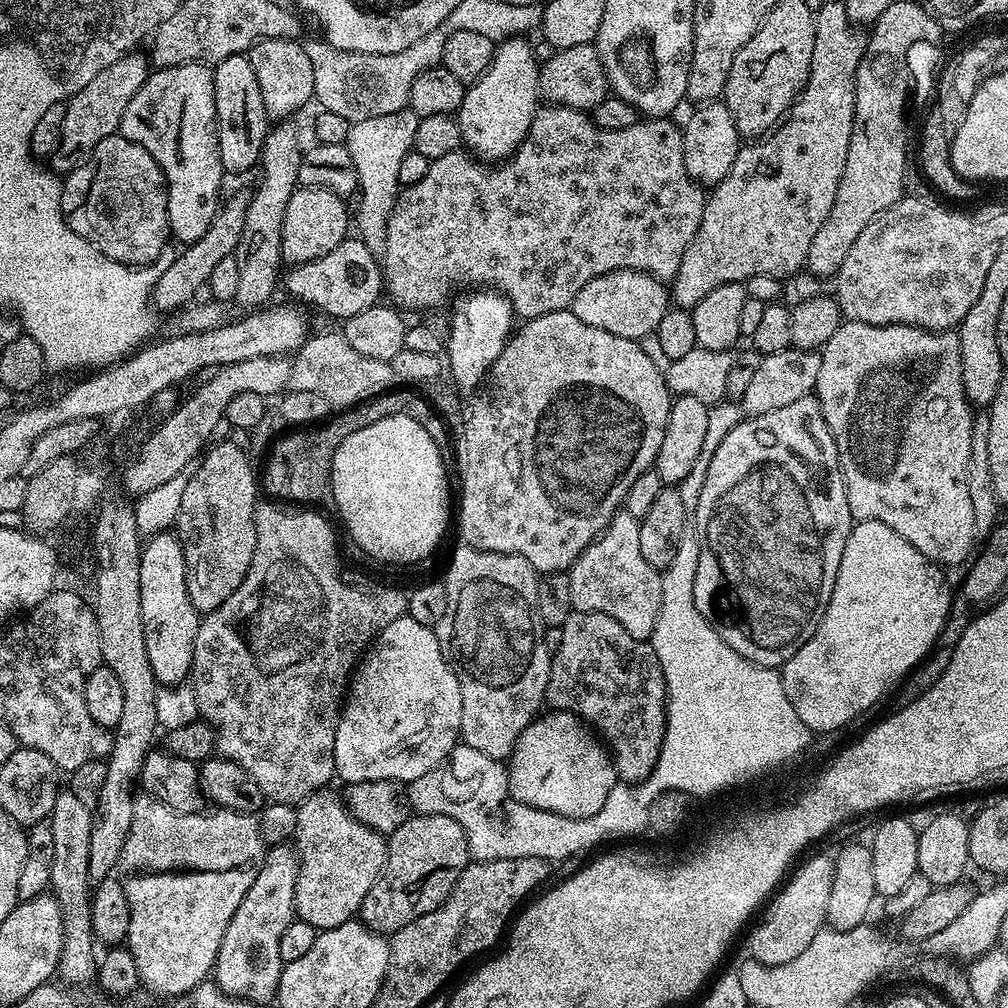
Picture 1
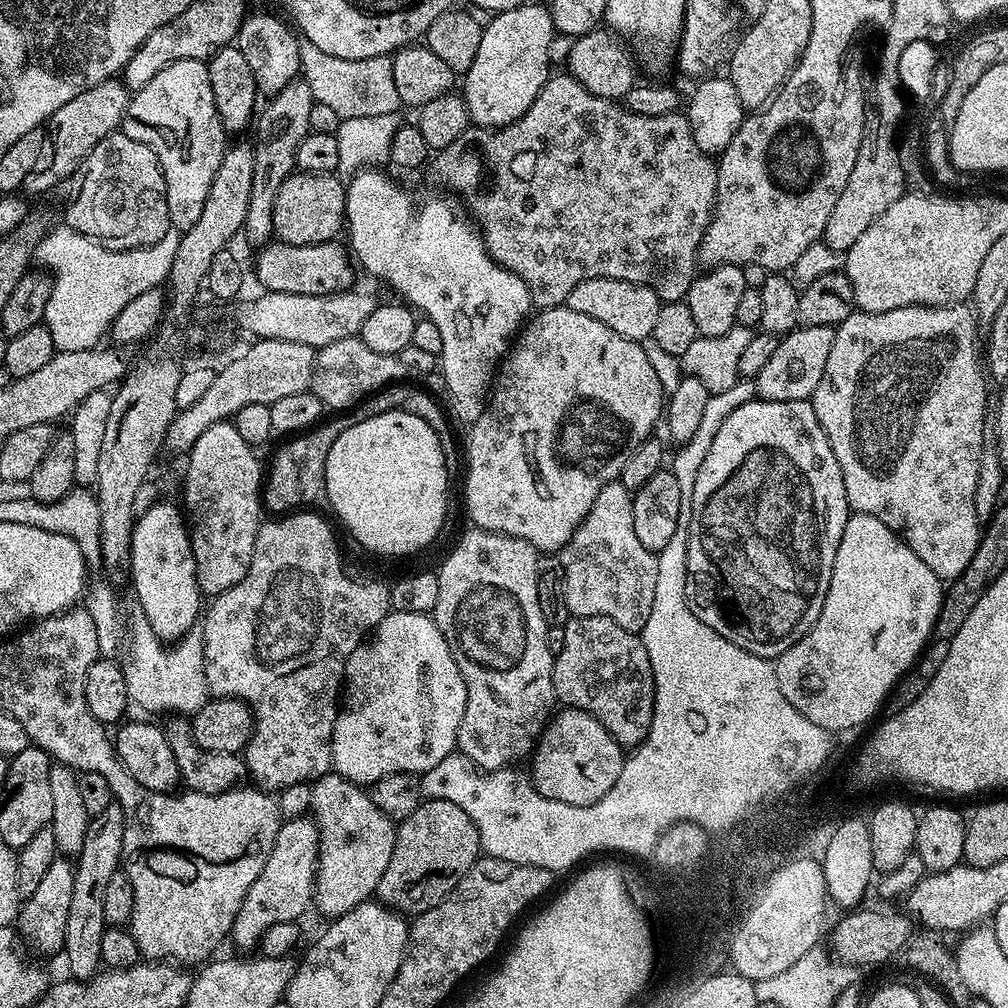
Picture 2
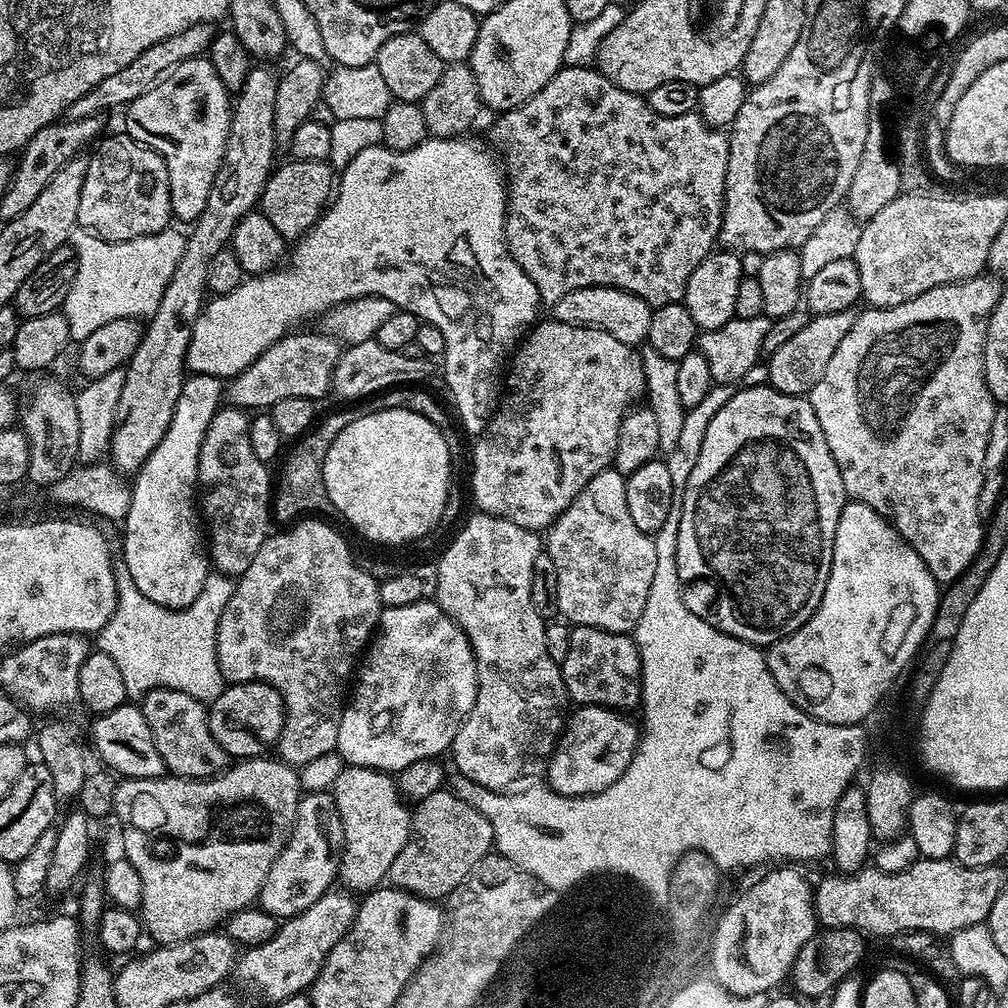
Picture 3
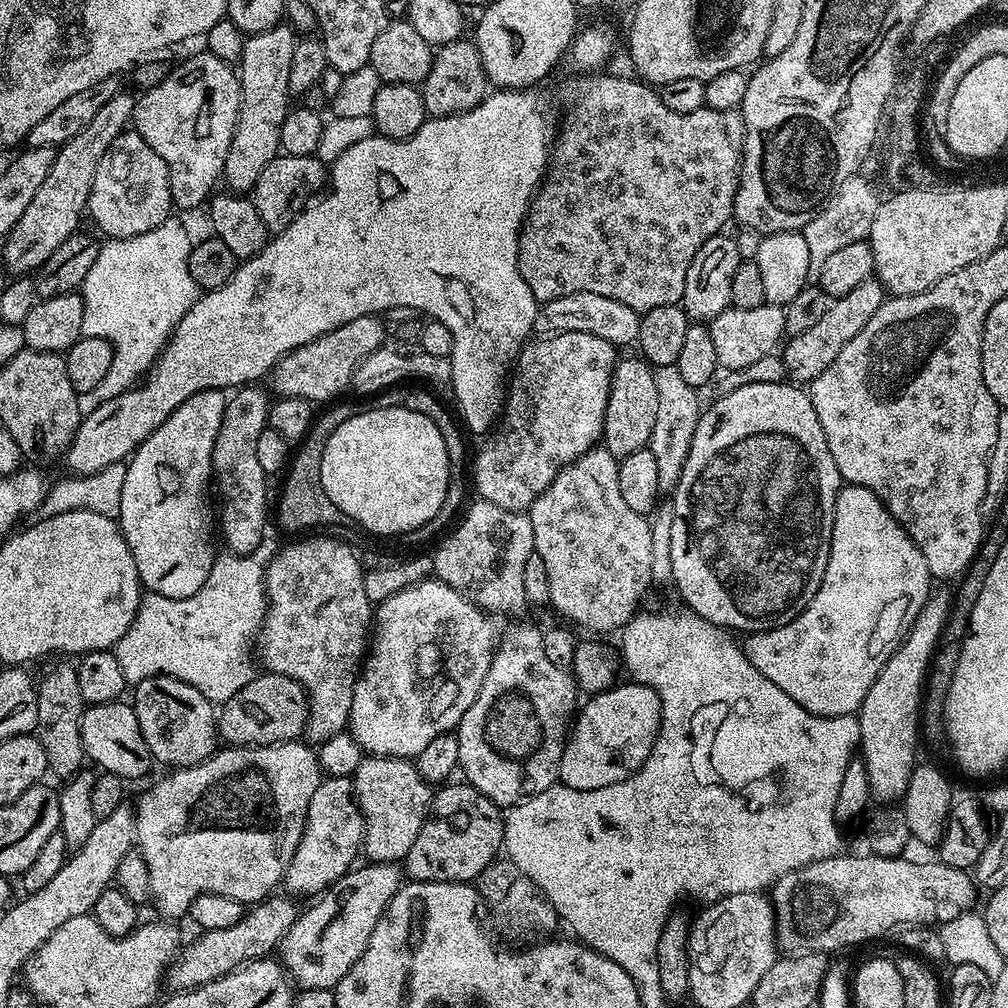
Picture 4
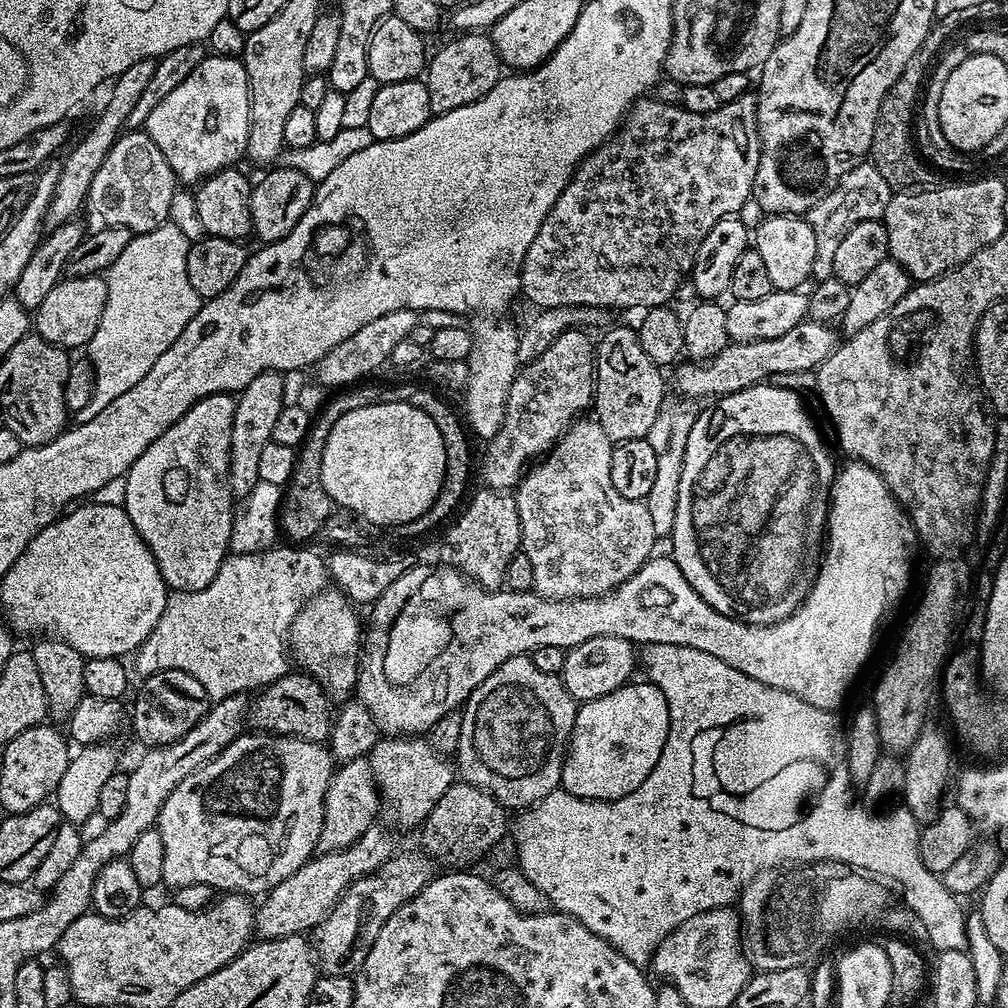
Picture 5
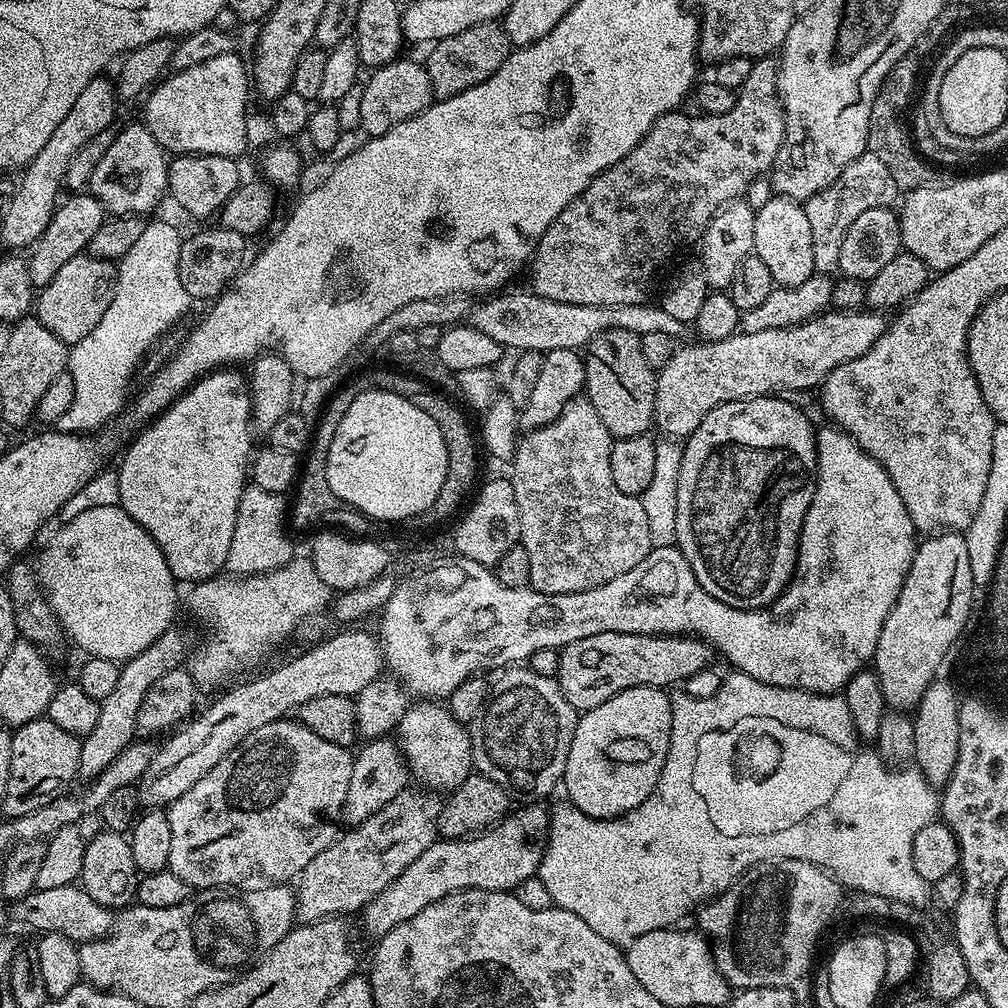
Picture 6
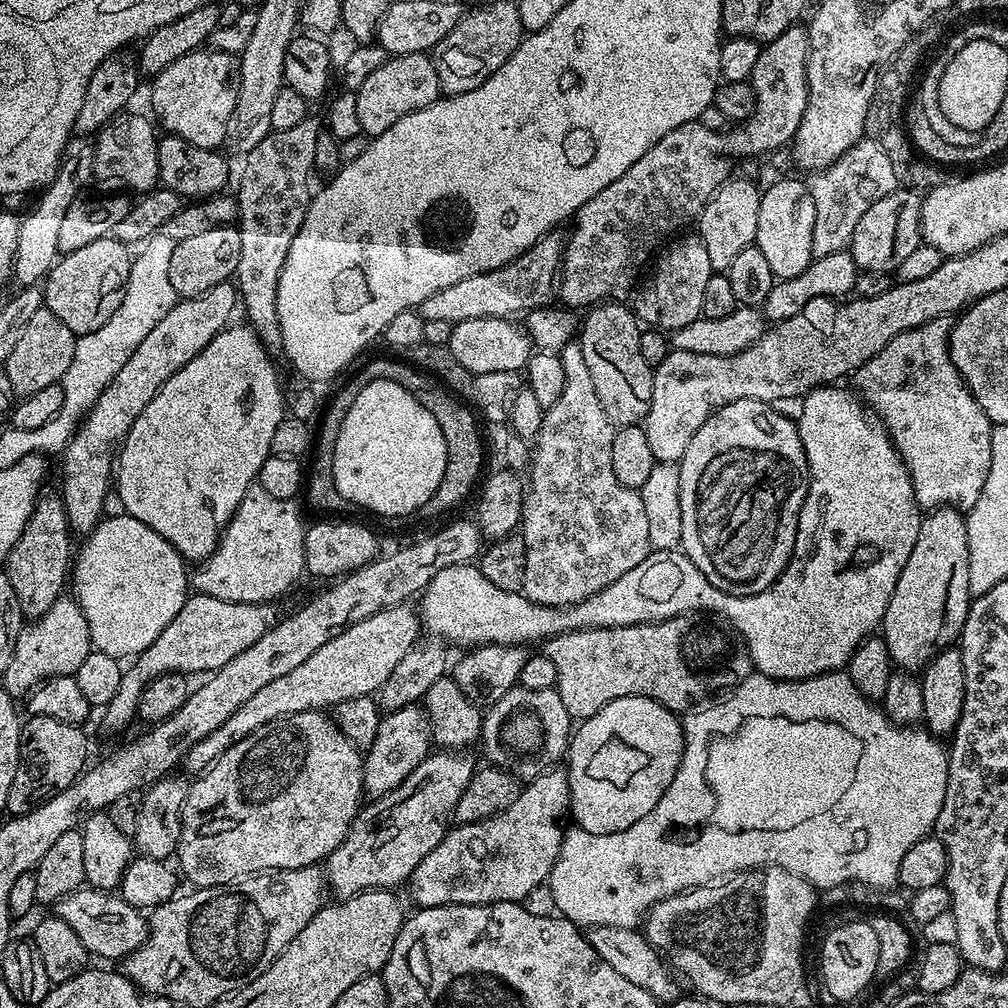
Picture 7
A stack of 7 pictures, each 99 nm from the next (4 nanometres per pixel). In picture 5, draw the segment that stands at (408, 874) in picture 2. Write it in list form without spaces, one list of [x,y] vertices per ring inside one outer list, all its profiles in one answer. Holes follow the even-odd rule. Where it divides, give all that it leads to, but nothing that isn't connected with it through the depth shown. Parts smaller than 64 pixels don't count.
[[[453,782],[450,790],[446,790],[446,794],[442,794],[442,798],[438,798],[438,802],[434,802],[434,810],[430,810],[430,814],[424,820],[422,831],[419,833],[423,851],[437,865],[445,864],[443,867],[448,870],[464,870],[475,860],[480,860],[500,839],[504,836],[504,831],[509,831],[510,816],[504,805],[497,802],[496,799],[485,792],[484,789],[474,786],[467,782]]]

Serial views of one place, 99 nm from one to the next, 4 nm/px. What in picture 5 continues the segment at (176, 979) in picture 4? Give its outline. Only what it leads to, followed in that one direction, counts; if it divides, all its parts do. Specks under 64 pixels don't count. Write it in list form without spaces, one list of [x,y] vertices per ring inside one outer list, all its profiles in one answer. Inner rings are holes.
[[[381,826],[367,828],[348,848],[338,852],[313,855],[286,882],[278,882],[255,909],[255,935],[260,940],[273,940],[311,933],[332,912],[344,891],[356,880],[377,872],[397,851],[398,845]]]

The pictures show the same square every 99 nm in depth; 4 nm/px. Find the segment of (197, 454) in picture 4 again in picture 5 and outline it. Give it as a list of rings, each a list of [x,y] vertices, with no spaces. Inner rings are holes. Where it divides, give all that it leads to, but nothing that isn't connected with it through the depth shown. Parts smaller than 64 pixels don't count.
[[[219,392],[202,398],[174,426],[170,426],[130,466],[124,476],[125,500],[122,505],[134,530],[147,546],[165,584],[178,592],[197,592],[210,582],[230,552],[234,497],[228,485],[230,462],[230,430],[234,422],[235,399],[229,393]]]

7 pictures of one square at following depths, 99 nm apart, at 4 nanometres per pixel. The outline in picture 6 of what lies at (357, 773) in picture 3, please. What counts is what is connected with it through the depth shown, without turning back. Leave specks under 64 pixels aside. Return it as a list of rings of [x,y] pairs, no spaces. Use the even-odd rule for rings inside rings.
[[[443,703],[417,704],[420,704],[417,708],[416,705],[409,706],[396,727],[394,736],[398,741],[398,748],[413,781],[421,780],[422,783],[429,784],[424,786],[437,793],[450,794],[455,788],[462,786],[462,782],[466,782],[466,778],[474,772],[469,729],[458,723]]]

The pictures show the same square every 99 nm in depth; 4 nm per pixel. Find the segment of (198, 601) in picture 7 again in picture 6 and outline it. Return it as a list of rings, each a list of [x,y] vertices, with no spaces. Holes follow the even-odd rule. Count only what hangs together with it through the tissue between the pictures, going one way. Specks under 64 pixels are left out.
[[[169,630],[163,632],[150,646],[146,646],[142,654],[123,661],[114,690],[105,700],[100,701],[100,713],[94,730],[90,730],[90,734],[80,741],[78,776],[81,781],[83,779],[86,780],[84,782],[94,781],[96,776],[102,774],[108,766],[115,762],[118,754],[122,754],[124,748],[133,744],[137,739],[138,710],[142,706],[142,698],[146,698],[146,690],[150,690],[150,686],[158,682],[162,674],[181,667],[185,660],[186,652],[184,656],[184,644],[180,641],[179,634],[176,633],[176,630]]]

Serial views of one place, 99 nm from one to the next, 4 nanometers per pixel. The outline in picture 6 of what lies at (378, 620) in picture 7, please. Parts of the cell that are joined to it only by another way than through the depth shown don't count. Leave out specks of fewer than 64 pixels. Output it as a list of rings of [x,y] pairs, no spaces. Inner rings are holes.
[[[340,632],[306,649],[301,656],[271,668],[221,691],[201,716],[193,715],[163,741],[165,744],[161,748],[153,751],[150,766],[146,766],[138,781],[138,795],[145,809],[160,810],[182,798],[194,782],[206,778],[206,774],[210,774],[230,750],[250,738],[254,730],[262,730],[262,726],[270,722],[285,719],[295,713],[302,702],[322,694],[355,698],[381,675],[382,648],[373,633],[371,636],[368,632]]]

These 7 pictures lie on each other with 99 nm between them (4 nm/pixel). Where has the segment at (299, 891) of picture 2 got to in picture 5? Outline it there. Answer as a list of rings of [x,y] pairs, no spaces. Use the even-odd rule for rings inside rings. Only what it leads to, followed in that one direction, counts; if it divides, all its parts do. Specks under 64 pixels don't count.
[[[354,758],[350,762],[340,764],[333,771],[332,781],[326,790],[319,851],[325,854],[350,847],[367,828],[371,828],[377,823],[376,812],[378,816],[381,808],[380,792],[376,788],[376,779],[367,759]]]

